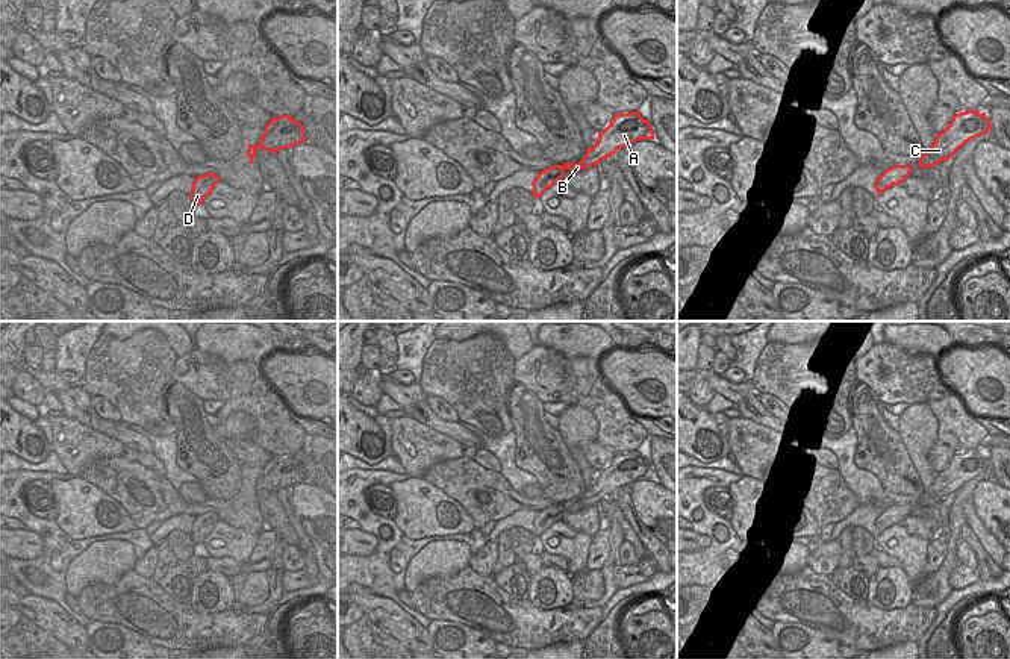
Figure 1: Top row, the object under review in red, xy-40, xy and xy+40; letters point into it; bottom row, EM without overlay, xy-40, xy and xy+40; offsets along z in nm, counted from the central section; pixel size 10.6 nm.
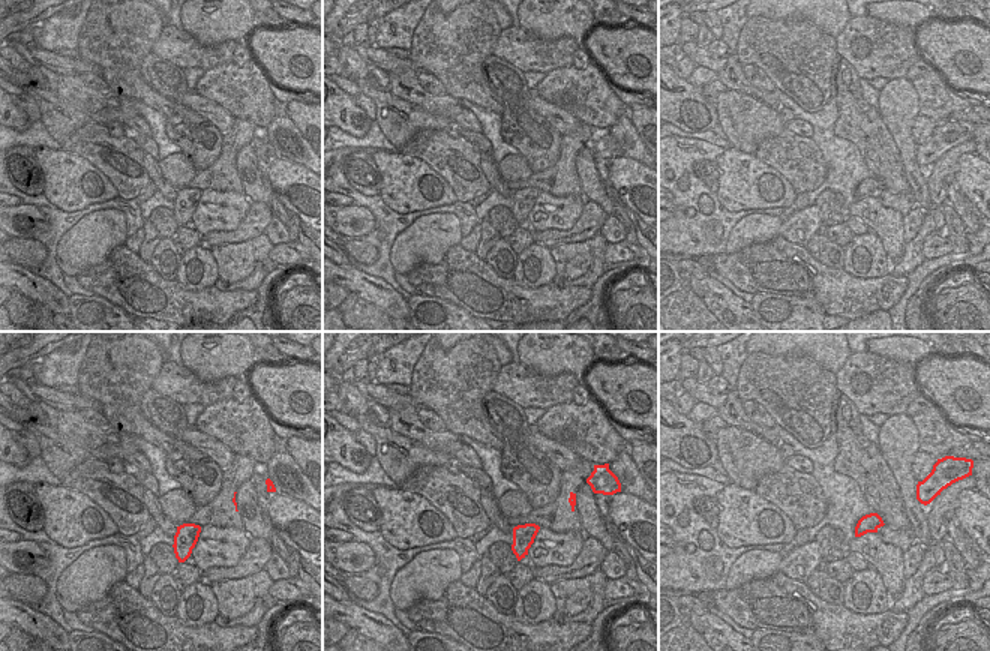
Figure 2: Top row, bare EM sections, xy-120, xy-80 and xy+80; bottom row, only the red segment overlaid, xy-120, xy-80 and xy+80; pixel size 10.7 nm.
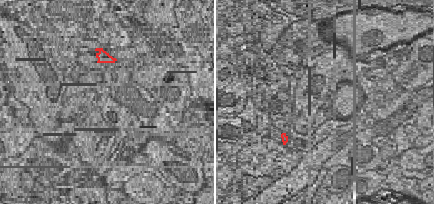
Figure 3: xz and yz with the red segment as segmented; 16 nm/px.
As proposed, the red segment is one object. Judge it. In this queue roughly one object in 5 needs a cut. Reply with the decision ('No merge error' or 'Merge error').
No merge error

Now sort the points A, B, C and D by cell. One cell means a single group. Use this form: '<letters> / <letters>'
A B C D

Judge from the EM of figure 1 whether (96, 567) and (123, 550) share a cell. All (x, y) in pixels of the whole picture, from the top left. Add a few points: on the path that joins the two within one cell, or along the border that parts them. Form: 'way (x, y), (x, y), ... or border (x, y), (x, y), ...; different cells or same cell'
way (102, 561), (117, 556); same cell

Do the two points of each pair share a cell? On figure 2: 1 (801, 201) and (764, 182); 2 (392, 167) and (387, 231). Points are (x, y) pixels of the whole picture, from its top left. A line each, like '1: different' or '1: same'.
1: different
2: different

